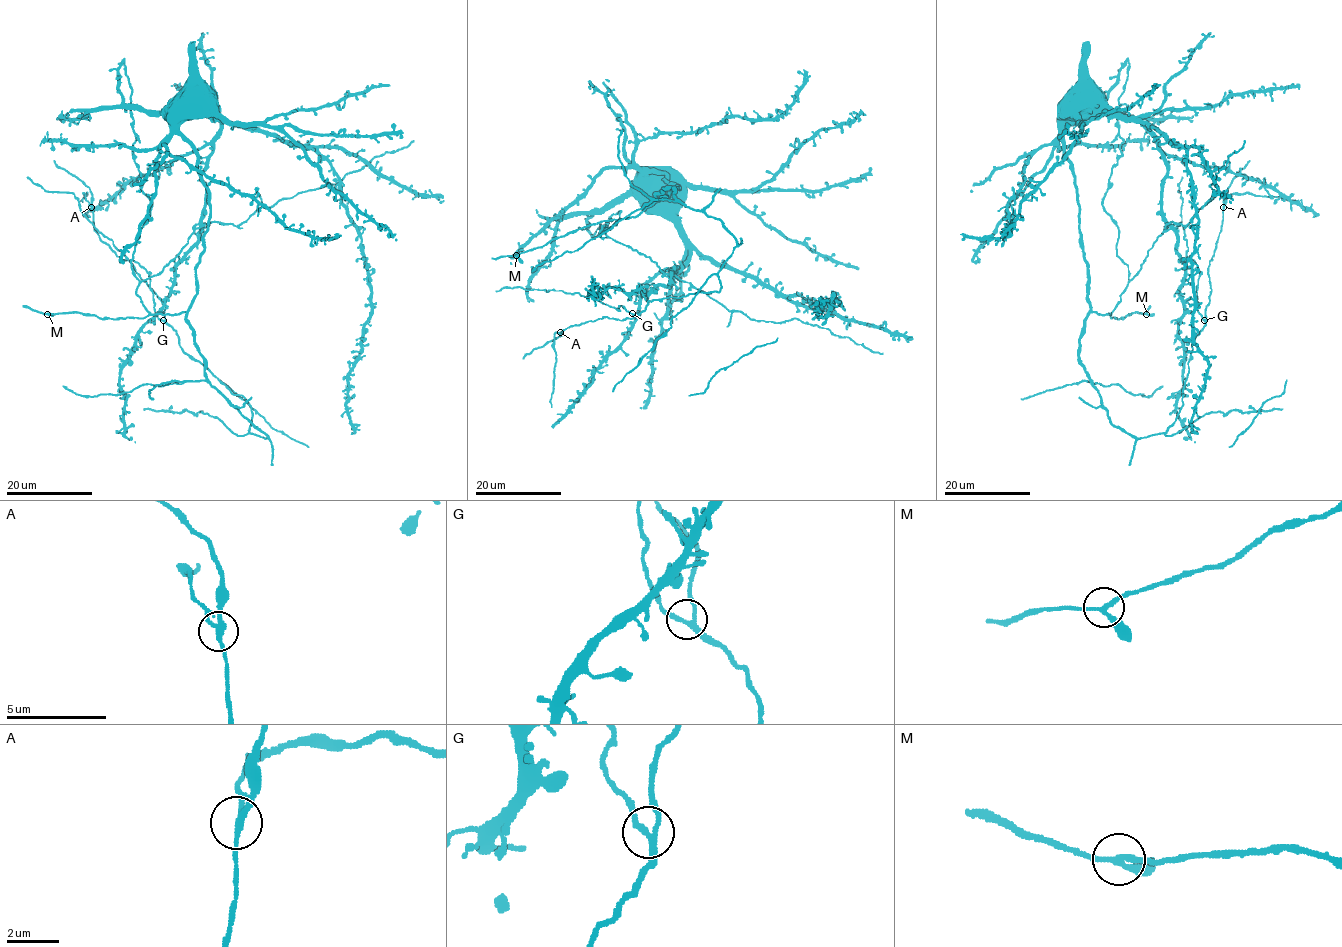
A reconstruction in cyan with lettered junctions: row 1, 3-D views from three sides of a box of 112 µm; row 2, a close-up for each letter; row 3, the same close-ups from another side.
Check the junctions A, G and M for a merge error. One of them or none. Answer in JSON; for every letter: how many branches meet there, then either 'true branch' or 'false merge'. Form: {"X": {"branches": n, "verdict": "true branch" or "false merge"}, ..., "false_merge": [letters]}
{"A": {"branches": 3, "verdict": "false merge"}, "G": {"branches": 3, "verdict": "true branch"}, "M": {"branches": 3, "verdict": "true branch"}, "false_merge": ["A"]}

